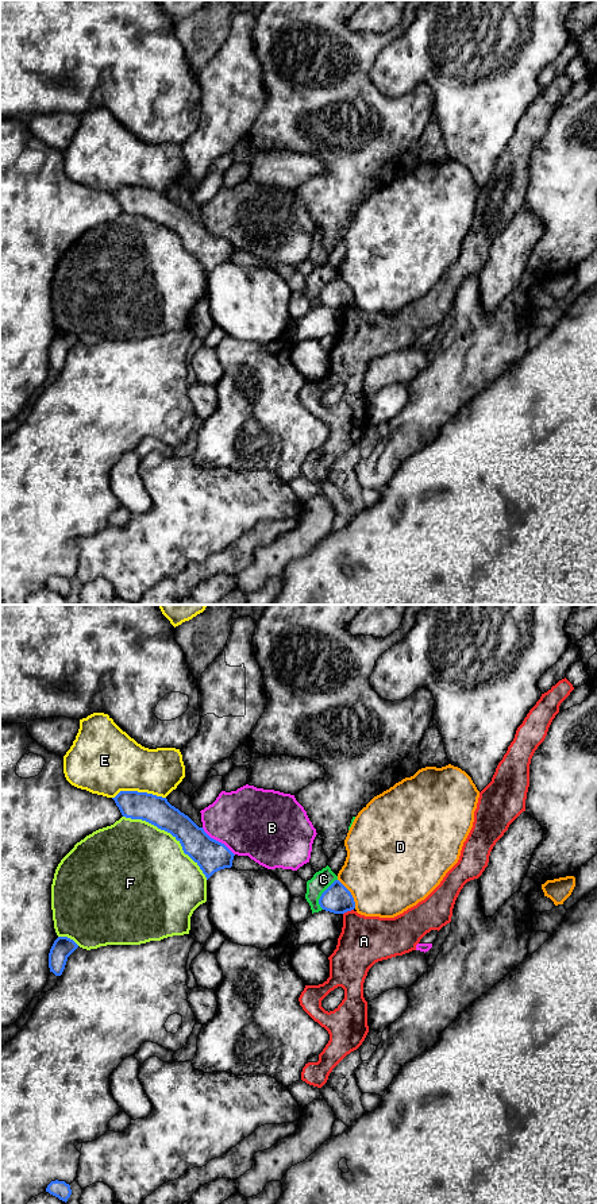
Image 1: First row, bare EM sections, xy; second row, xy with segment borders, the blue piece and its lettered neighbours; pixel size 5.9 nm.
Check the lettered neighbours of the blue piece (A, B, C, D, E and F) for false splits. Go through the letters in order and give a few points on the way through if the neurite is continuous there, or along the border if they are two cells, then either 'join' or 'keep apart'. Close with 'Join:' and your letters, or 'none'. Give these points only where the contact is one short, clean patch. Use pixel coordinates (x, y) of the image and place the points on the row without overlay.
A: border xy (353, 304), (343, 309); keep apart
B: keep apart
C: border xy (336, 274), (322, 289), (319, 294), (322, 304); keep apart
D: keep apart
E: keep apart
F: keep apart
Join: none

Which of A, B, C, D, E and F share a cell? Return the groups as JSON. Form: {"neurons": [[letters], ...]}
{"neurons": [["A"], ["B"], ["C"], ["D"], ["E"], ["F"]]}

